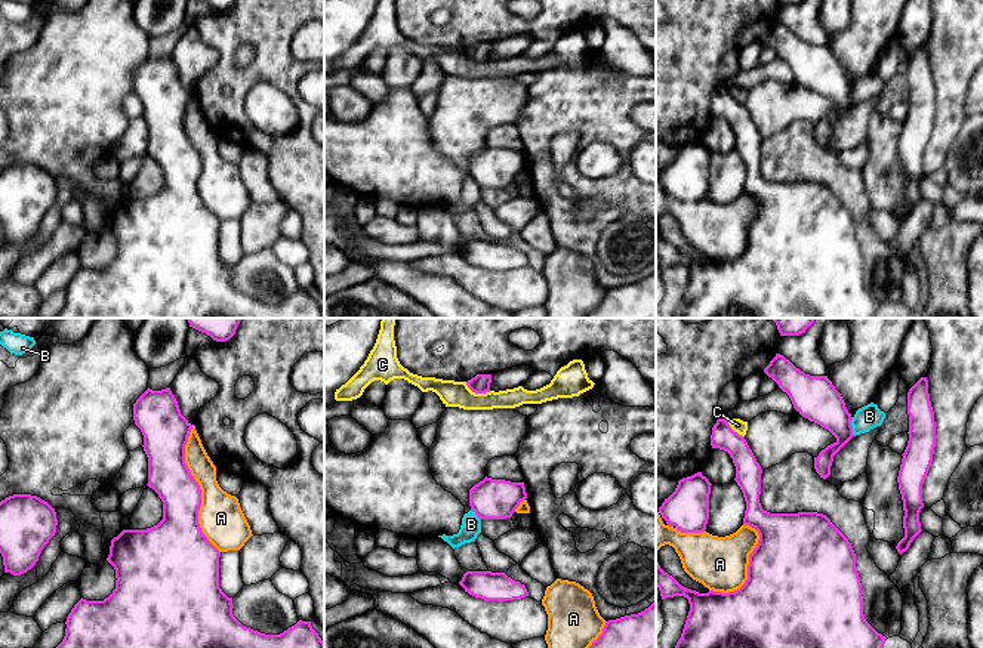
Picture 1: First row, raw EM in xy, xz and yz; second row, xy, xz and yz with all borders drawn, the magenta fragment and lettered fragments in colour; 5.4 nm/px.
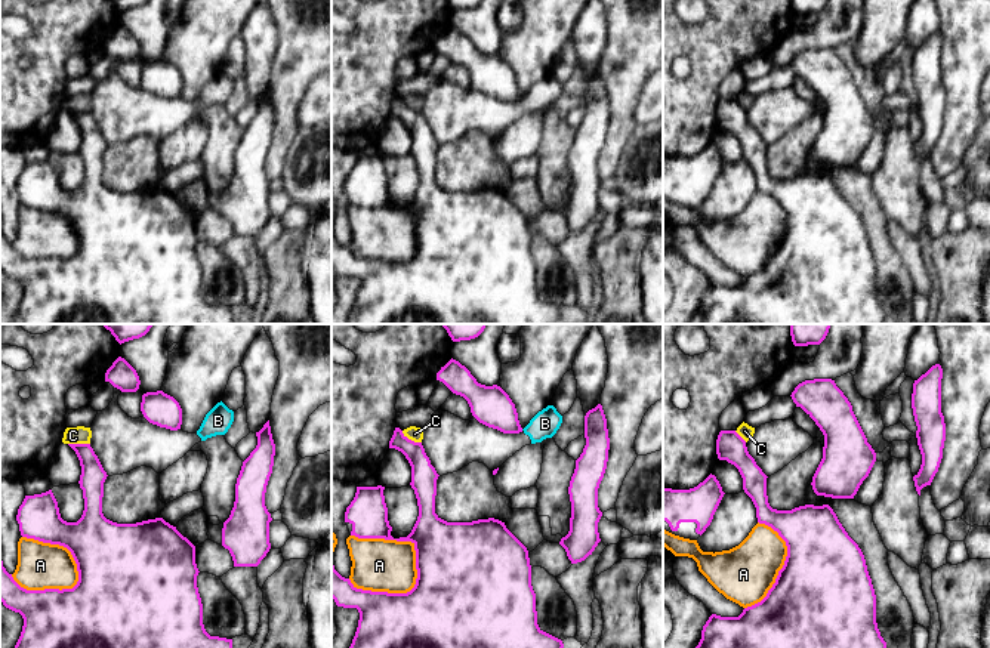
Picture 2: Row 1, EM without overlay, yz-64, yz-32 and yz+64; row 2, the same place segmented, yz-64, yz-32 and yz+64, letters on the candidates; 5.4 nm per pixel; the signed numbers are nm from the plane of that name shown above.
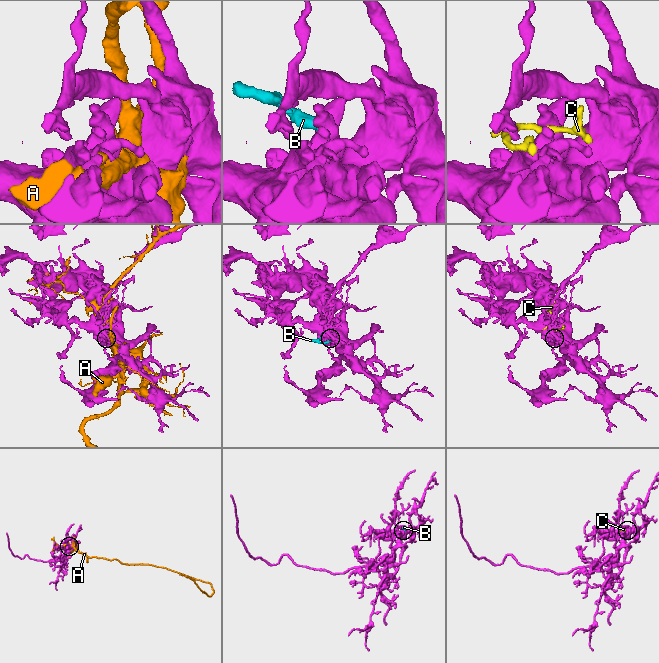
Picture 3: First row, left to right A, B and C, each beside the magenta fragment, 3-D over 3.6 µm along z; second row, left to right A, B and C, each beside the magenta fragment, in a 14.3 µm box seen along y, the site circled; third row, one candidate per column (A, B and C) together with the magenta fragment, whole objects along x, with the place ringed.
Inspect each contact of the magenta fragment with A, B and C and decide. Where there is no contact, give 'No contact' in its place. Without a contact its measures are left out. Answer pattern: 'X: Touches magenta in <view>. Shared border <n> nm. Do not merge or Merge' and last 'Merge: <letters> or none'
A: Touches magenta in xy. Shared border 700 nm. Do not merge
B: Touches magenta in yz. Shared border 110 nm. Do not merge
C: Touches magenta in xz. Shared border 150 nm. Do not merge
Merge: none

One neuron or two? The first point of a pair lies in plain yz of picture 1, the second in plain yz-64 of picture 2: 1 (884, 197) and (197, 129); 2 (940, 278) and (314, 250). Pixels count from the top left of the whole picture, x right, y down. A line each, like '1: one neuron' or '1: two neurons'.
1: two neurons
2: two neurons

